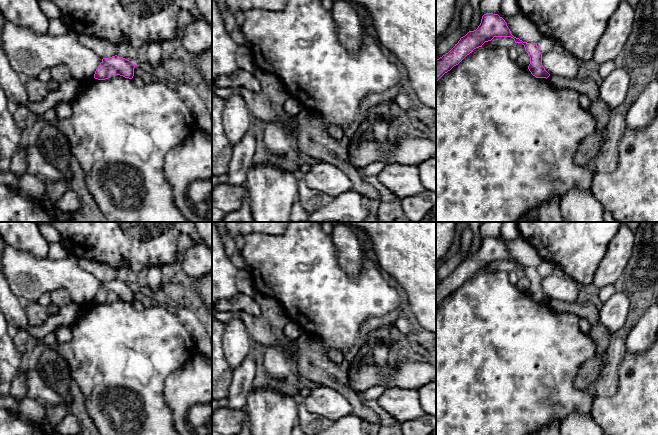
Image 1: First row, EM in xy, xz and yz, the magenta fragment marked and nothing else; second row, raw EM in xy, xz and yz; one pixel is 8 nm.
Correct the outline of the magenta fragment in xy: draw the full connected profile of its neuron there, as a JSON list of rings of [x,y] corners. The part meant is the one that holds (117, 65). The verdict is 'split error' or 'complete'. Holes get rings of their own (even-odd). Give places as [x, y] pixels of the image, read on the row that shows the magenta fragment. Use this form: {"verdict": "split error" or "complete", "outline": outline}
{"verdict": "complete", "outline": [[[117,55],[103,58],[95,71],[94,78],[98,80],[108,79],[112,74],[132,79],[134,76],[135,64]]]}

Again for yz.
{"verdict": "complete", "outline": [[[486,13],[482,16],[481,23],[476,30],[469,31],[448,53],[436,60],[436,82],[474,49],[482,47],[485,42],[491,41],[494,37],[511,37],[515,43],[522,43],[530,57],[528,69],[531,74],[536,78],[547,79],[550,76],[542,65],[542,54],[537,43],[523,42],[514,37],[502,17],[498,14]]]}

